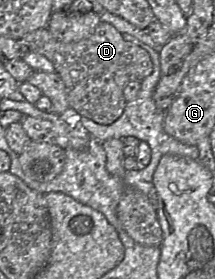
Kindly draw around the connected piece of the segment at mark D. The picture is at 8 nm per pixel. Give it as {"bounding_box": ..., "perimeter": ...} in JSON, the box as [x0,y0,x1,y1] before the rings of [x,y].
{"bounding_box":[18,22,153,125],"perimeter":[[[106,22],[99,23],[91,35],[77,42],[62,42],[54,38],[47,27],[30,32],[18,41],[53,63],[55,73],[65,84],[69,112],[98,124],[108,125],[120,118],[128,103],[123,96],[125,86],[131,81],[142,81],[153,70],[150,54],[142,47],[125,40],[122,33]]]}

